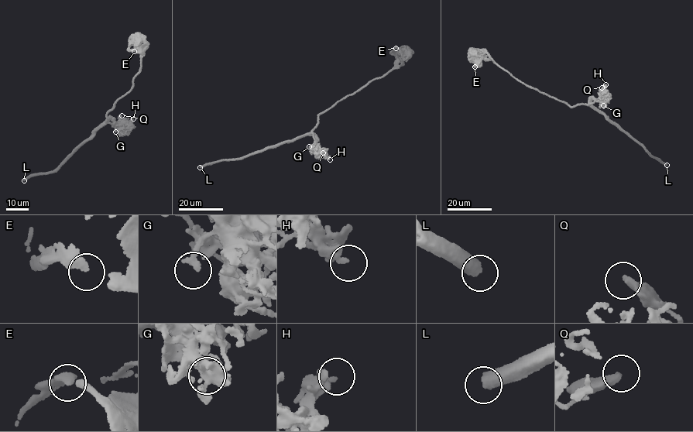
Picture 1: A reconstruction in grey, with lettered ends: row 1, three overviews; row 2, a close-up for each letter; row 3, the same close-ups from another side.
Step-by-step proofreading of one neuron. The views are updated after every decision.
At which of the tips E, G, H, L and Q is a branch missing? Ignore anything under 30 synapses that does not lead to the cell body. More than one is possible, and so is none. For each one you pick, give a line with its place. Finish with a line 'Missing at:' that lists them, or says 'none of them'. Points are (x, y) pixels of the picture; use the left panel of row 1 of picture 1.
Missing at: none of them

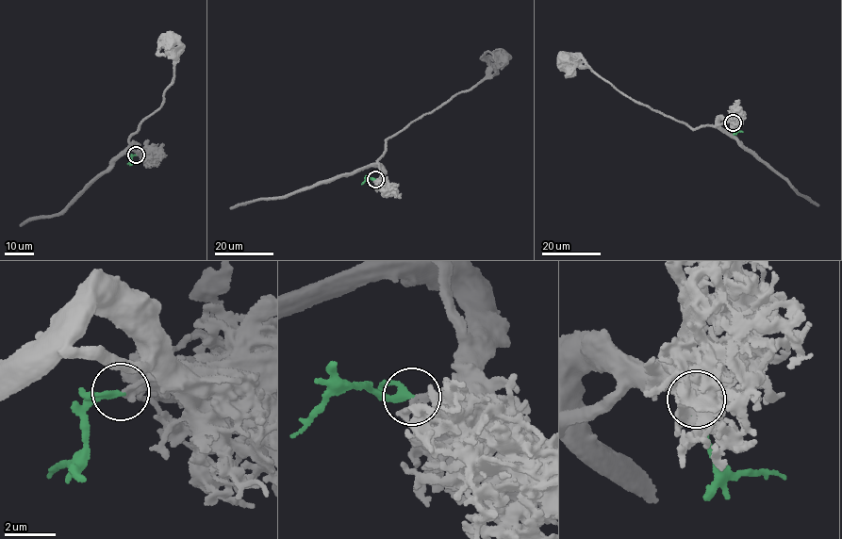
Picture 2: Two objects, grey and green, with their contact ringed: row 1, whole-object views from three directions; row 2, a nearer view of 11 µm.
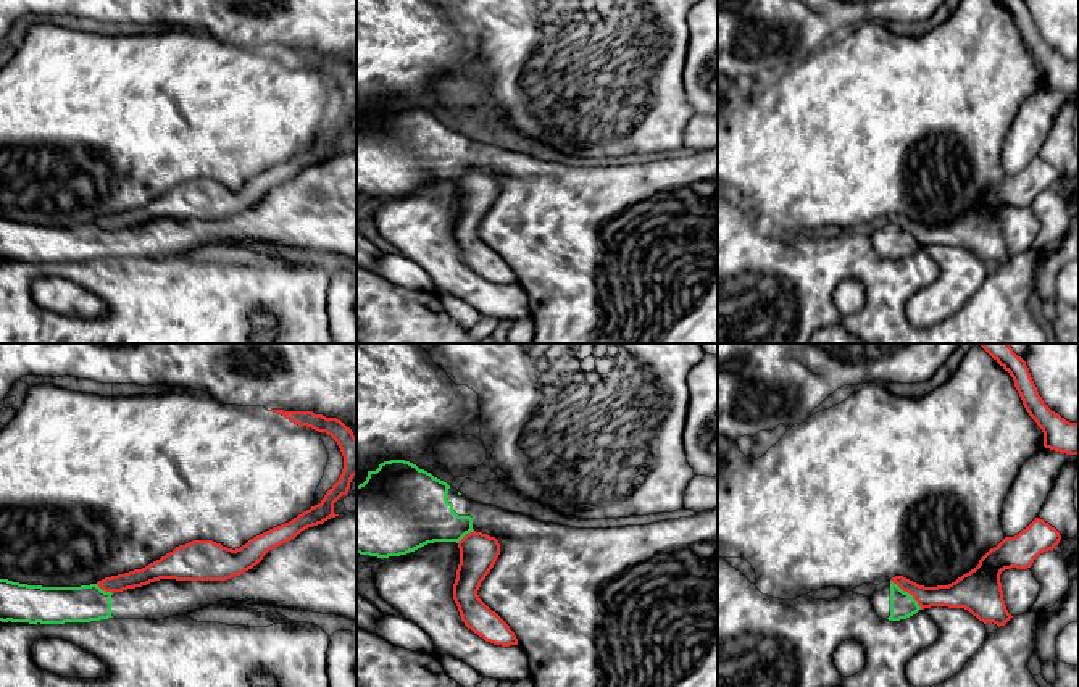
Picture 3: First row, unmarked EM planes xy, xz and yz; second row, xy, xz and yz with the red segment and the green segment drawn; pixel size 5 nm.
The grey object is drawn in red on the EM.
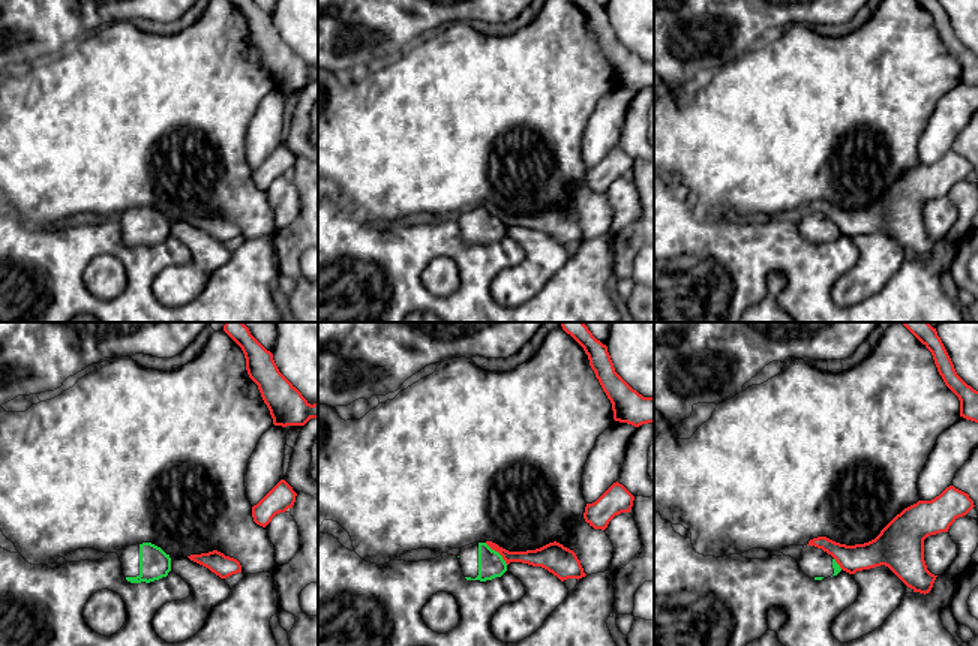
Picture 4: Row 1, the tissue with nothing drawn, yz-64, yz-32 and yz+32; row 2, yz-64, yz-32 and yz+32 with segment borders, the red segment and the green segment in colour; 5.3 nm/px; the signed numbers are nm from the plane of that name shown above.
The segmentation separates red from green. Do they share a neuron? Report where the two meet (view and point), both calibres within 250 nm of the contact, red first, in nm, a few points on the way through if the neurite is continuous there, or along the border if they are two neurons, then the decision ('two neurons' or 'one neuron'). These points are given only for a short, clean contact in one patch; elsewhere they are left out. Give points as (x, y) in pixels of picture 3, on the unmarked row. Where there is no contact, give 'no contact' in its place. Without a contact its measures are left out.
contact yz (907, 229); calibres 130 and 130 nm; border yz (891, 218), (921, 247); two neurons

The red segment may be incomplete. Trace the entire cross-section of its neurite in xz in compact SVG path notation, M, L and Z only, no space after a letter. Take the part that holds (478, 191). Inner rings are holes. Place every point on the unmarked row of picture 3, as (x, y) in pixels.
M469 171L460 181L460 203L453 223L453 239L468 268L494 284L518 284L510 264L477 234L481 221L494 206L500 182L482 171Z

